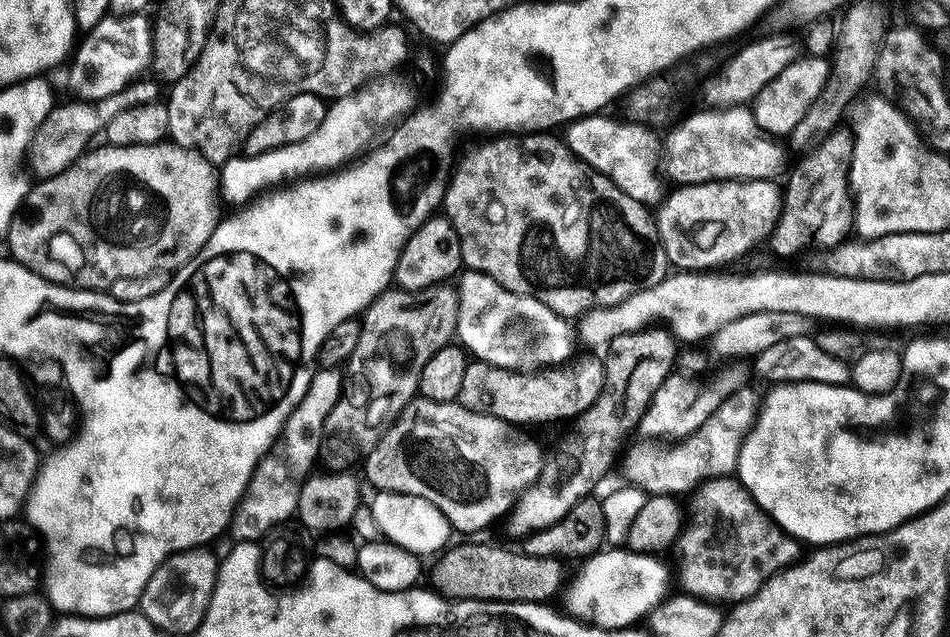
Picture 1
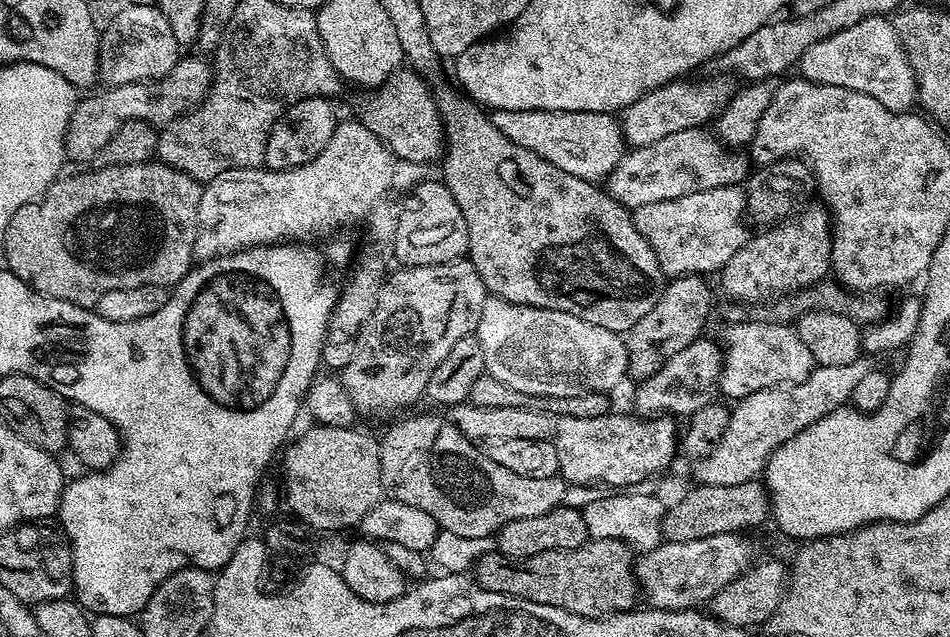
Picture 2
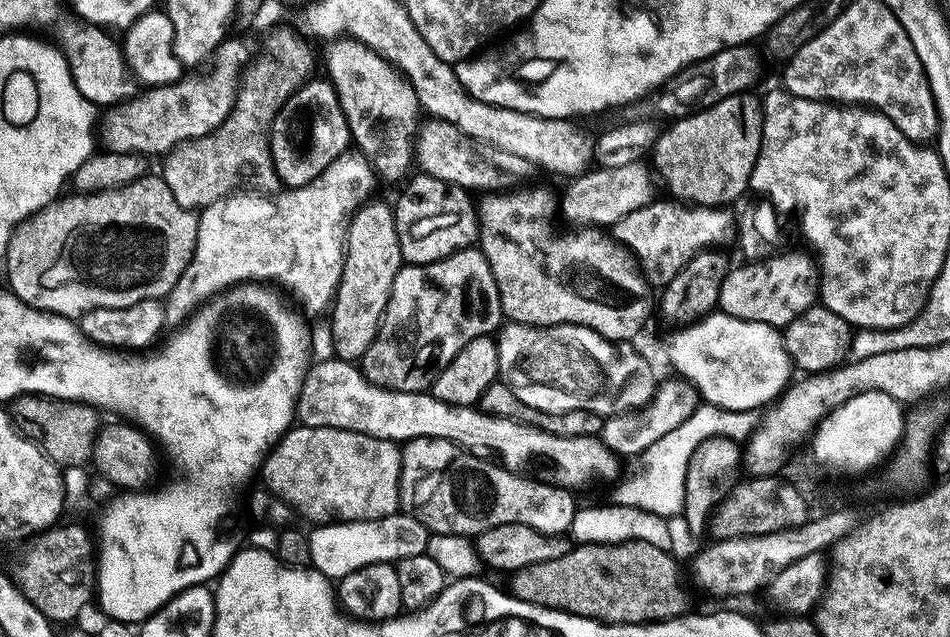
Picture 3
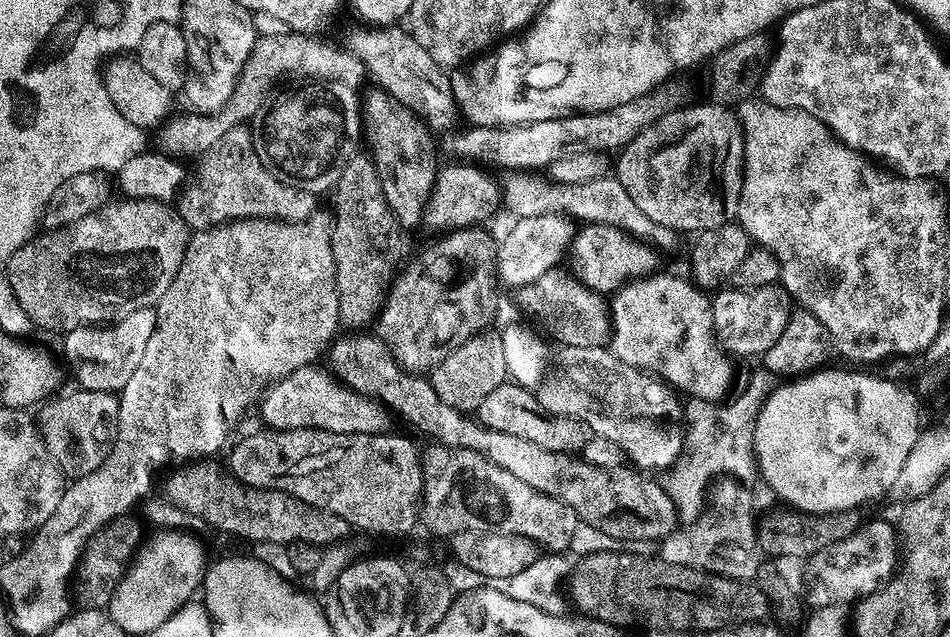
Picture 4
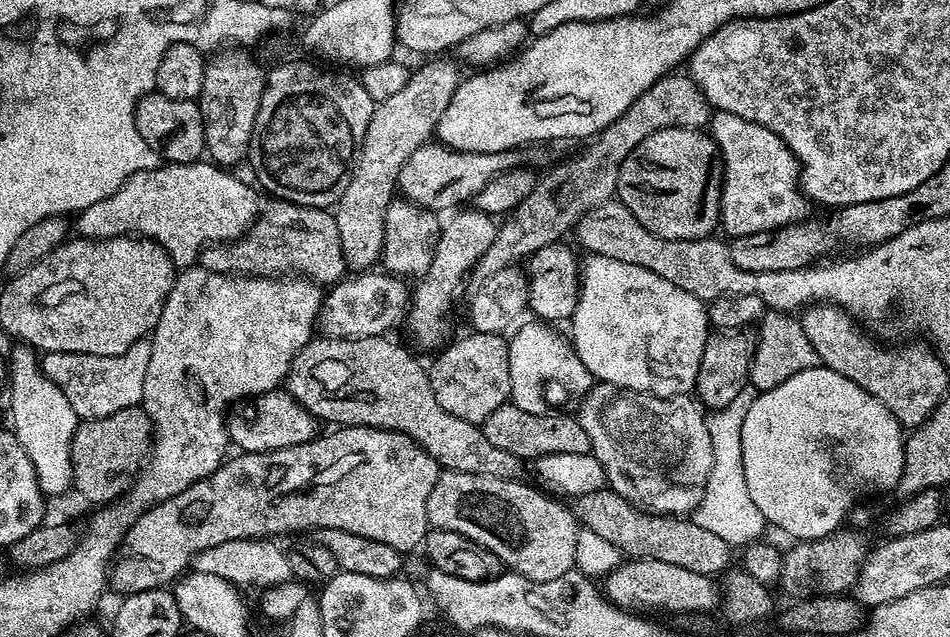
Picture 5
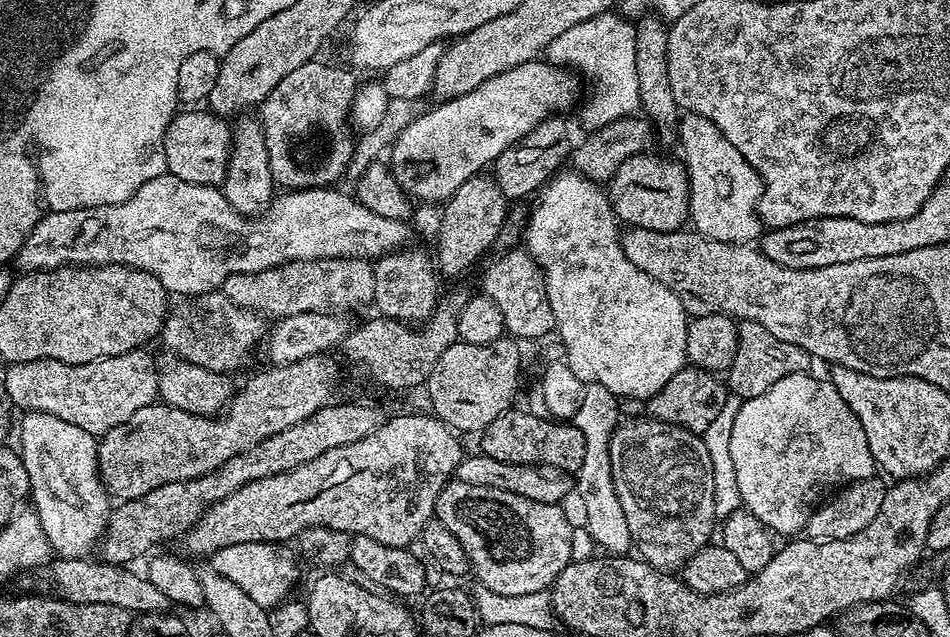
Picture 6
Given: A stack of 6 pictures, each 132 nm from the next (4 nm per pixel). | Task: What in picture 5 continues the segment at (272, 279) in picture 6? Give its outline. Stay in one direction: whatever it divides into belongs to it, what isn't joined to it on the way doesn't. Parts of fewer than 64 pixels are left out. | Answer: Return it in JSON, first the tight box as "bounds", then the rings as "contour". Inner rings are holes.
{"bounds":[198,202,346,286],"contour":[[[272,202],[256,217],[255,224],[239,240],[214,244],[204,249],[198,261],[207,272],[230,276],[241,271],[240,264],[256,264],[257,276],[295,274],[321,286],[333,286],[345,279],[346,261],[335,215],[320,206]]]}

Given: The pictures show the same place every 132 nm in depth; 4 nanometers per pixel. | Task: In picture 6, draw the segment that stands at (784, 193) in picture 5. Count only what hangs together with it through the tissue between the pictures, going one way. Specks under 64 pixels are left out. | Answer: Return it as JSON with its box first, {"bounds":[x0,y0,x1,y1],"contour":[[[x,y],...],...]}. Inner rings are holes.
{"bounds":[678,112,762,244],"contour":[[[684,112],[678,125],[678,148],[684,151],[682,163],[688,170],[688,215],[700,235],[714,242],[746,244],[762,232],[760,194],[762,181],[750,162],[702,114]]]}

